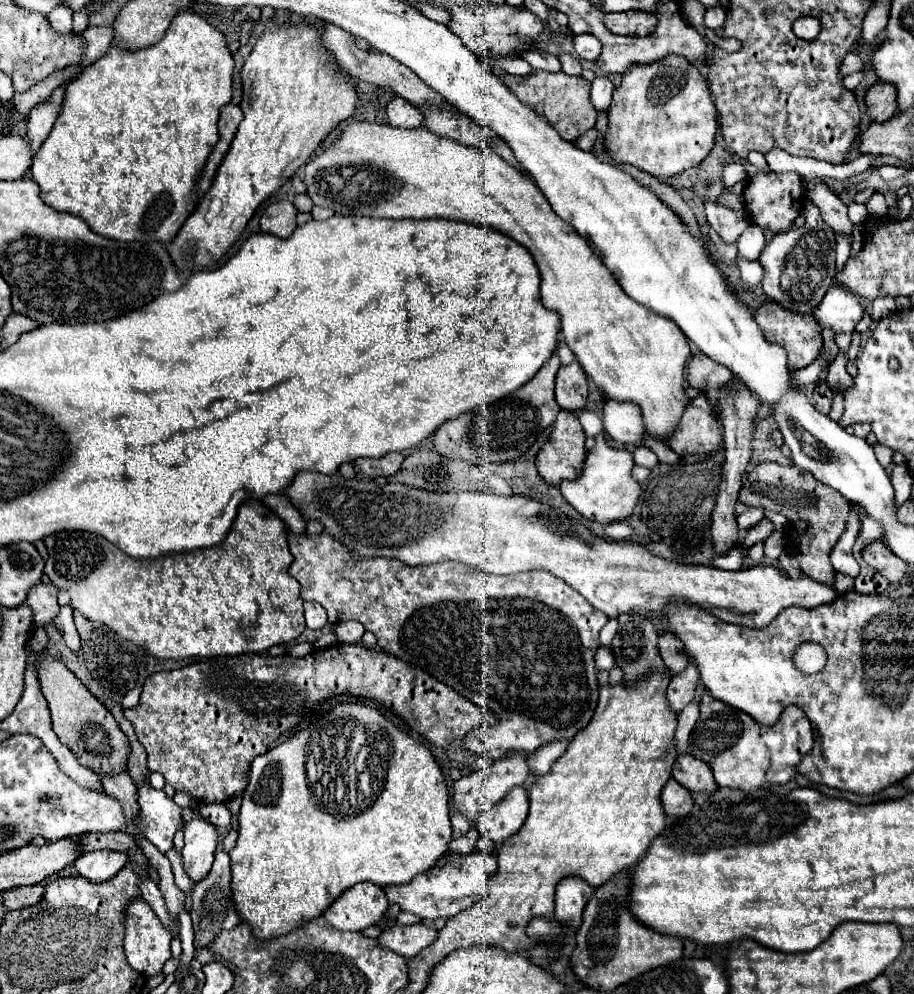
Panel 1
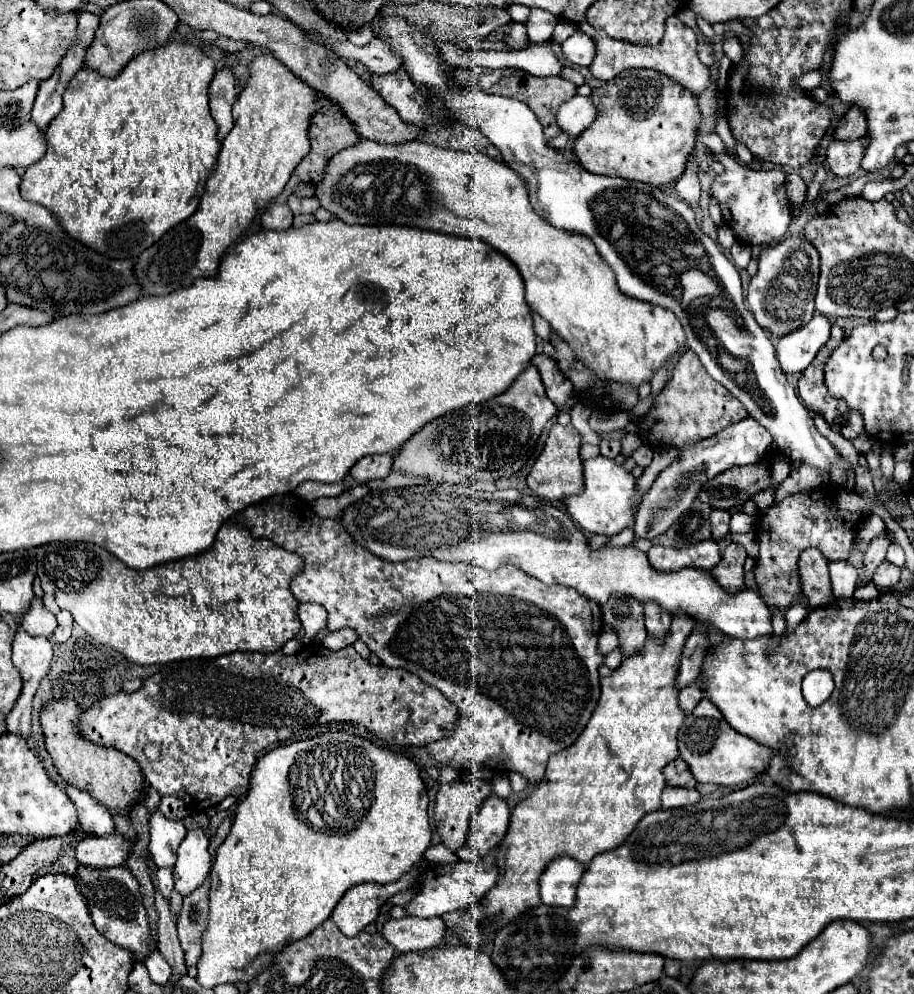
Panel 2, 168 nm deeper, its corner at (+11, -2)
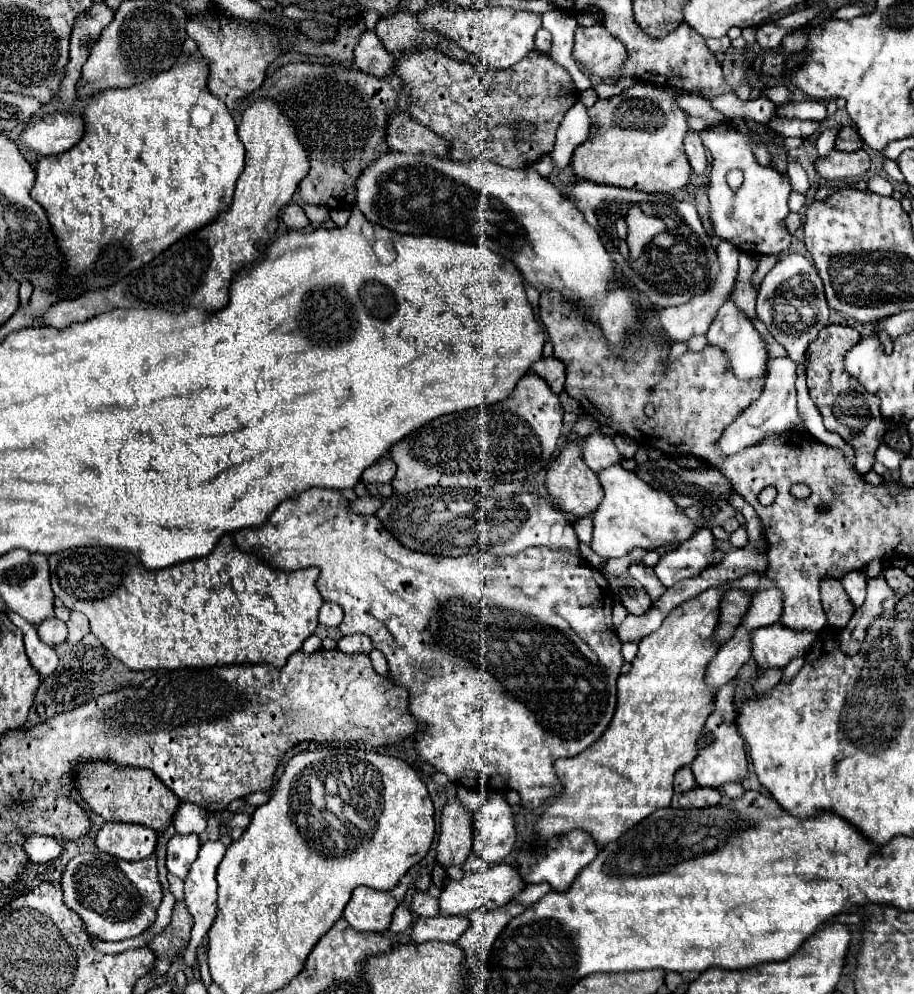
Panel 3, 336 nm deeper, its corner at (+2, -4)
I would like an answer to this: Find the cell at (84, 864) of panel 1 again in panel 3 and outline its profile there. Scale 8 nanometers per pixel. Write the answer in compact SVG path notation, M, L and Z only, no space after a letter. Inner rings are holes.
M104 823L96 835L96 847L124 861L140 861L154 853L156 833L134 823Z

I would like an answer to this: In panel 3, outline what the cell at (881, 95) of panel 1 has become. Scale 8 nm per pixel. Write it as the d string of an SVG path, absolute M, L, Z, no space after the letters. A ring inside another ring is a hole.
M850 125L842 127L838 131L838 137L836 137L836 149L840 149L840 151L858 151L858 149L862 149L862 139L860 139L858 131Z

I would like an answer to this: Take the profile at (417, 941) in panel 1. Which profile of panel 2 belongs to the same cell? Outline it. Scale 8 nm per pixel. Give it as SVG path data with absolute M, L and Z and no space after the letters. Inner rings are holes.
M405 917L405 919L391 919L383 927L383 937L399 951L425 951L431 947L443 945L445 937L445 923L441 917L421 919L421 917Z

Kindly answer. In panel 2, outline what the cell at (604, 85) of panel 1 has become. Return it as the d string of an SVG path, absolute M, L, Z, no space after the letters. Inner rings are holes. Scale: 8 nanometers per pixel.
M575 95L557 109L557 125L569 137L579 137L595 121L595 115L597 109L591 103L591 97Z

